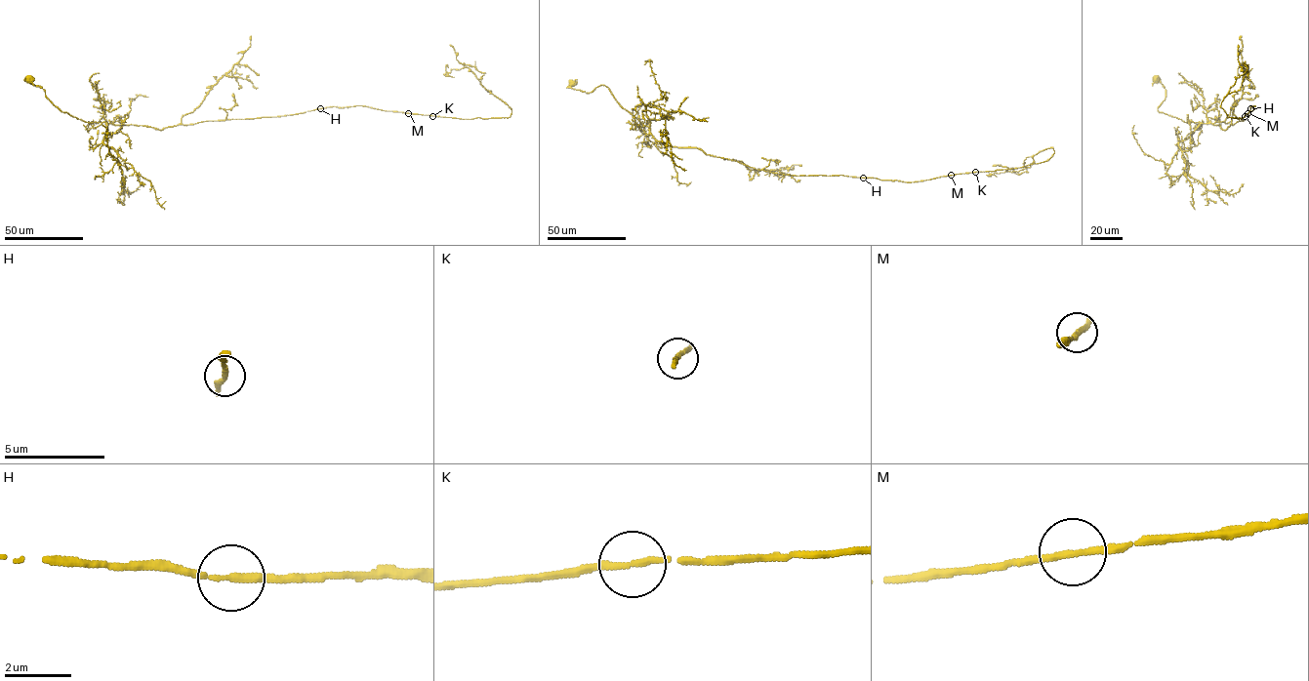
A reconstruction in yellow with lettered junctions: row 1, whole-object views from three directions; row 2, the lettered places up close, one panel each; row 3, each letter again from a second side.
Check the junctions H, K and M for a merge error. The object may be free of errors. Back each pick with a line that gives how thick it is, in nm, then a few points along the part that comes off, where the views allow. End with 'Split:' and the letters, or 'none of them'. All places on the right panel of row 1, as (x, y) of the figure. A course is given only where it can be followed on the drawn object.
Split: none of them

